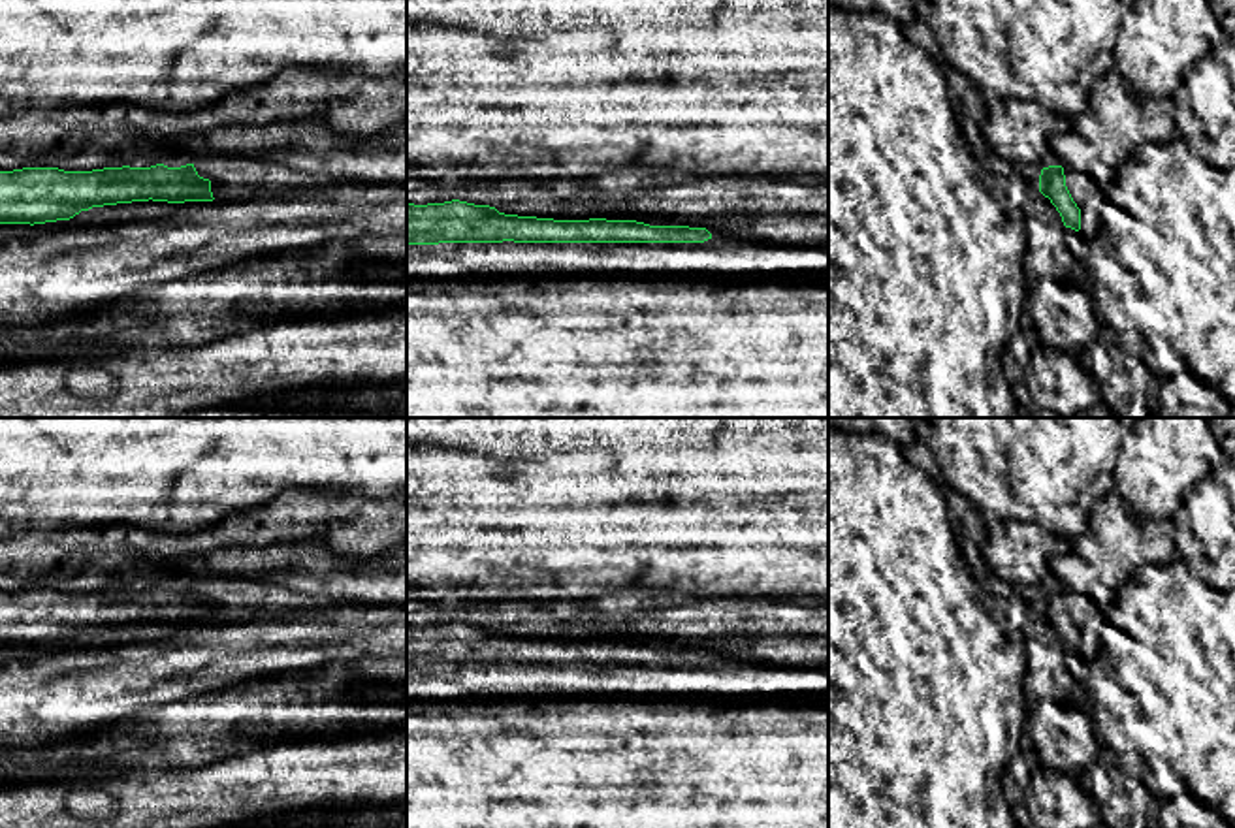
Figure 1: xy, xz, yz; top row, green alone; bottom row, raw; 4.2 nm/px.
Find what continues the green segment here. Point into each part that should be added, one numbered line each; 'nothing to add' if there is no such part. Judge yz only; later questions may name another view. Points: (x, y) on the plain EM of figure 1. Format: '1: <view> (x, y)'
1: yz (1087, 616)

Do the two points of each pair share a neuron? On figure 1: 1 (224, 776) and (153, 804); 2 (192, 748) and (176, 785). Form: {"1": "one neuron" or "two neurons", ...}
{"1": "one neuron", "2": "two neurons"}

